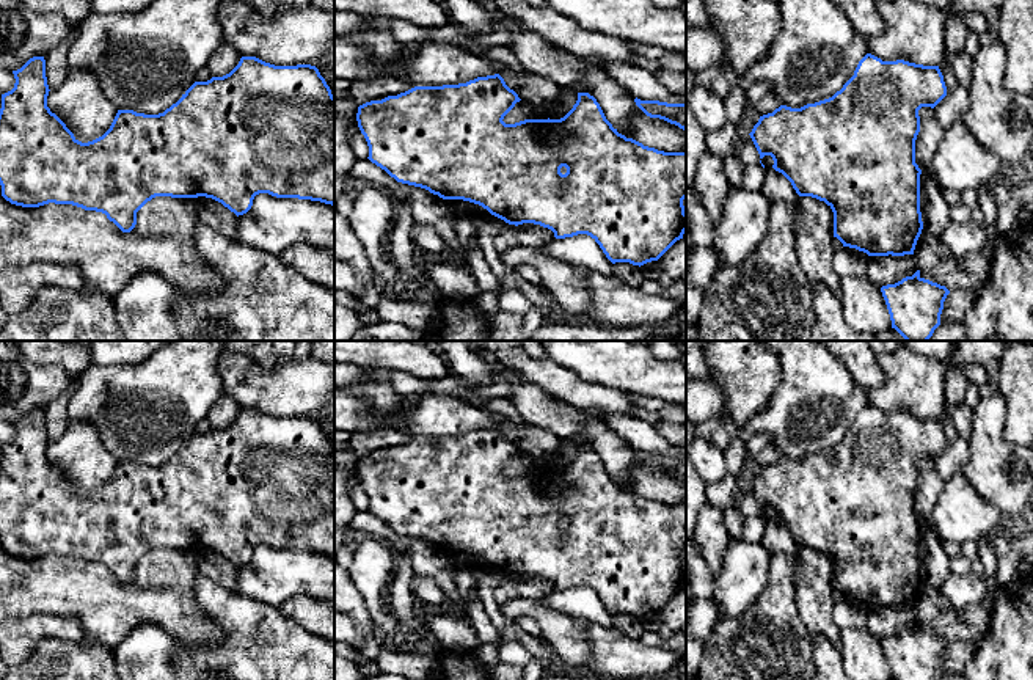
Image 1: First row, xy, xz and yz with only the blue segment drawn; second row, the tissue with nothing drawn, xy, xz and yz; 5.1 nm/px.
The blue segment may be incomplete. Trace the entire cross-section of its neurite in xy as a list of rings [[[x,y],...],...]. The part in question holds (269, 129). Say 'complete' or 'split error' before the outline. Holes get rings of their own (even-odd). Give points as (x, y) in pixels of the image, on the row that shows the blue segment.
complete | [[[44,57],[30,58],[13,74],[14,88],[2,94],[0,108],[0,185],[2,196],[11,204],[72,204],[105,214],[122,232],[135,228],[137,212],[155,196],[206,196],[237,217],[251,209],[259,193],[334,206],[334,96],[316,66],[275,66],[256,57],[242,57],[229,74],[195,82],[163,113],[118,110],[110,129],[88,143],[78,141],[47,107],[50,90]]]

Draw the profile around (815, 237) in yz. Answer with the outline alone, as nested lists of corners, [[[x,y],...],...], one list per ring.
[[[799,196],[794,204],[798,259],[812,284],[827,286],[840,297],[840,276],[834,270],[834,212],[812,196]]]

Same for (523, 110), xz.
[[[520,101],[515,107],[504,116],[506,124],[515,124],[524,119],[548,119],[543,108],[529,104],[526,101]]]

